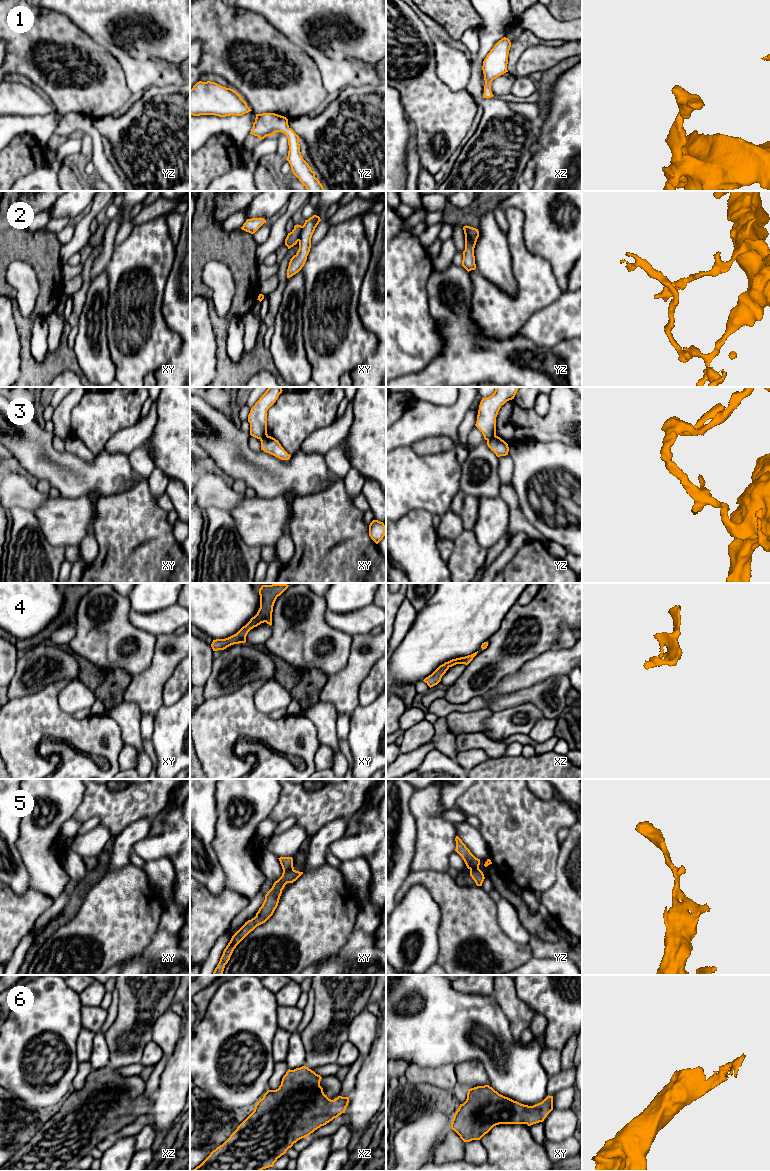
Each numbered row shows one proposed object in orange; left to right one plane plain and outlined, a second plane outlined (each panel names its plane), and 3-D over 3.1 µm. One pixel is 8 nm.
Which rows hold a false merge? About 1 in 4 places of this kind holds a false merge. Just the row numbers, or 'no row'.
2, 3, 5

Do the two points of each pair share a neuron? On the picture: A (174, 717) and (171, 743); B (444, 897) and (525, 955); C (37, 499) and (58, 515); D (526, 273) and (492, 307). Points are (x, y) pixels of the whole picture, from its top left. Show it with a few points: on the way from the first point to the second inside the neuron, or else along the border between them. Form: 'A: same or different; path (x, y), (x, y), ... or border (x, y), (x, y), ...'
A: same; path (174, 723), (174, 737)
B: same; path (464, 917), (502, 955), (505, 955)
C: different; border (49, 497), (40, 507), (33, 511)
D: same; path (526, 286), (526, 293), (512, 307), (505, 307)

